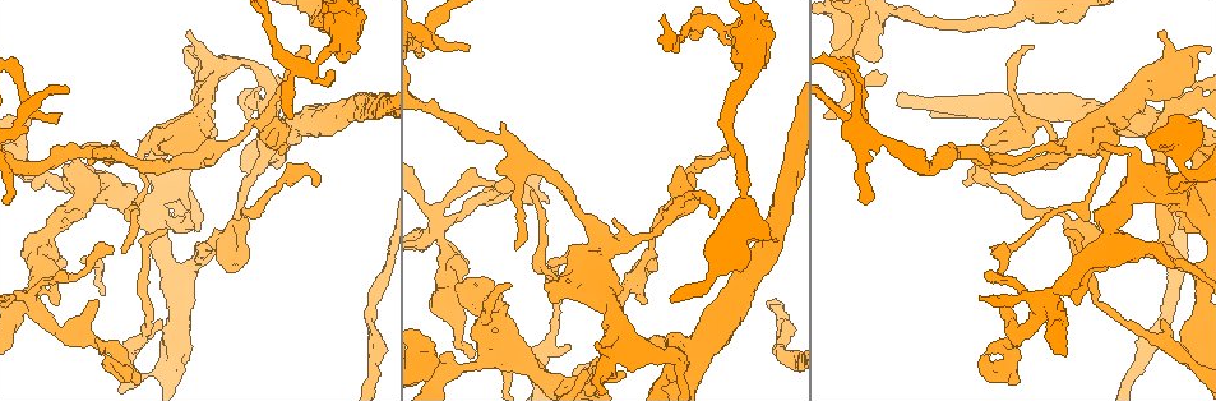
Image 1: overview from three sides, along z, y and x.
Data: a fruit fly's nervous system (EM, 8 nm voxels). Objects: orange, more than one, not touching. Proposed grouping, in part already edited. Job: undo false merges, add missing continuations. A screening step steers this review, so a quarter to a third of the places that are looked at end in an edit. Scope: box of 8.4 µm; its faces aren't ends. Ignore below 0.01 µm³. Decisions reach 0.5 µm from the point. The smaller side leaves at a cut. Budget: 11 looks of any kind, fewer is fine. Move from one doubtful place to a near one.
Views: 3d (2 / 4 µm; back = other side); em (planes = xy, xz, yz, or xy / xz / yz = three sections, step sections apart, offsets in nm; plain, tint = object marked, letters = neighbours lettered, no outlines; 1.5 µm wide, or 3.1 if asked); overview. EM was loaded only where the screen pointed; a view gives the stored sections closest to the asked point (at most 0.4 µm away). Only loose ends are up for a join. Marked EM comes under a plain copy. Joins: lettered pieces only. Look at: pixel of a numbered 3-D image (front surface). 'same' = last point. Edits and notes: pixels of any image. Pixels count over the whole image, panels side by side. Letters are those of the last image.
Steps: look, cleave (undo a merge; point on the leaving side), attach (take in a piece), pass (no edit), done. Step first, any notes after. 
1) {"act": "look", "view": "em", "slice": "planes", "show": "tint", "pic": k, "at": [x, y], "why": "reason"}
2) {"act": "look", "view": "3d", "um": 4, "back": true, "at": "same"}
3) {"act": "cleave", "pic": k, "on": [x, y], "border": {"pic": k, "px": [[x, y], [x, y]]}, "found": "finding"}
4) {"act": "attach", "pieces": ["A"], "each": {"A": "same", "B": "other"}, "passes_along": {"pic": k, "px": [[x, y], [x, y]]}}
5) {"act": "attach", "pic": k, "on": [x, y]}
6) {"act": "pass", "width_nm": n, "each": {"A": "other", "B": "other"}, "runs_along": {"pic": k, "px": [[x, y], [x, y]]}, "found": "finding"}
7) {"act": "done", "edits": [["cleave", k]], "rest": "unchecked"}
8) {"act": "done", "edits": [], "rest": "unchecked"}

{"act": "look", "view": "em", "slice": "yz", "step": 8, "show": "tint", "pic": 1, "at": [261, 166]}

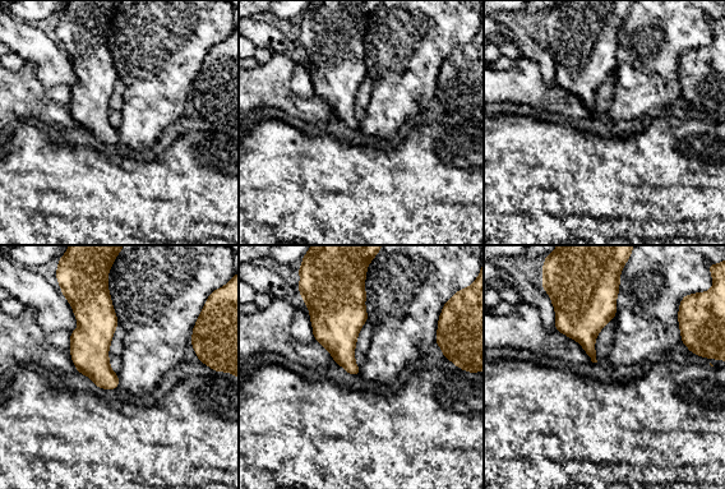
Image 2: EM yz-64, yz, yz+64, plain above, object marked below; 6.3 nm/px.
{"act": "look", "view": "em", "slice": "planes", "show": "tint", "at": "same"}

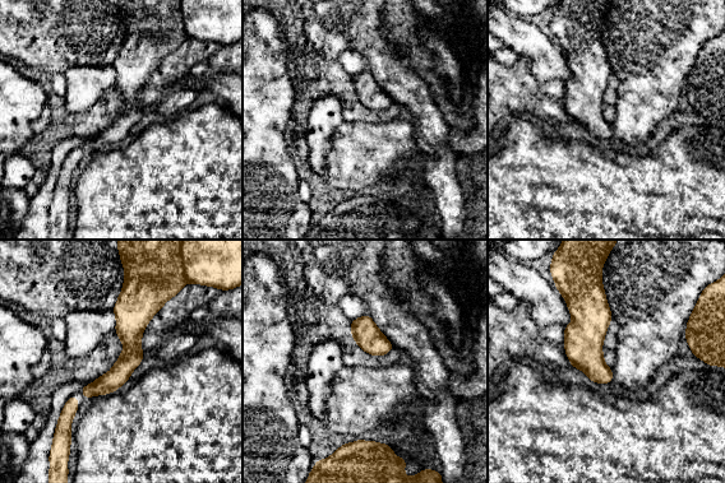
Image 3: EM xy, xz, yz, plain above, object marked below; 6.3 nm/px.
{"act": "look", "view": "em", "slice": "planes", "show": "letters", "at": "same"}

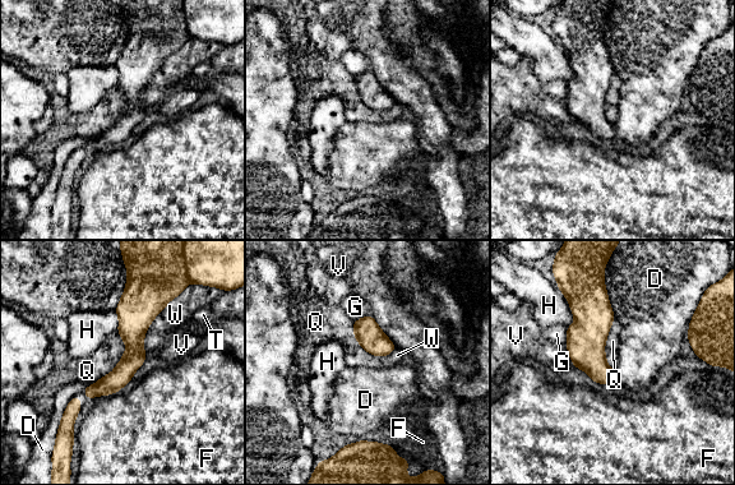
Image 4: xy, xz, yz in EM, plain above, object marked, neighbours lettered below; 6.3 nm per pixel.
{"act": "pass", "width_nm": 140, "each": {"D": "other", "F": "other", "G": "other", "H": "other", "Q": "other", "T": "other", "V": "other", "W": "other"}, "border": {"pic": 4, "px": [[118, 331], [121, 359], [84, 388]]}, "found": "all the same neuron"}

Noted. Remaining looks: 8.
{"act": "look", "view": "3d", "um": 2, "pic": 1, "at": [189, 353], "why": "thick end"}

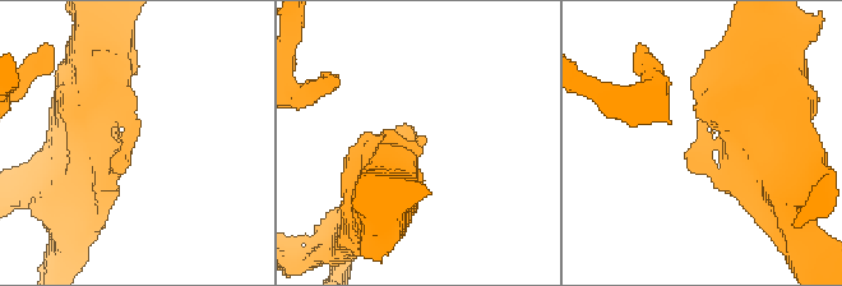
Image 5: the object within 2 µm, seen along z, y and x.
{"act": "look", "view": "em", "slice": "xy", "step": 4, "show": "tint", "pic": 5, "at": [702, 140]}

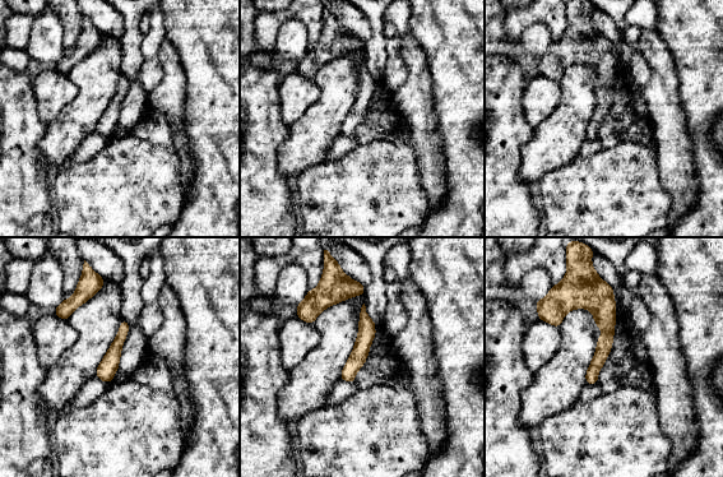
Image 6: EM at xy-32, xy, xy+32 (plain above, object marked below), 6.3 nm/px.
{"act": "look", "view": "em", "slice": "xz", "step": 4, "show": "letters", "at": "same", "why": "another direction"}

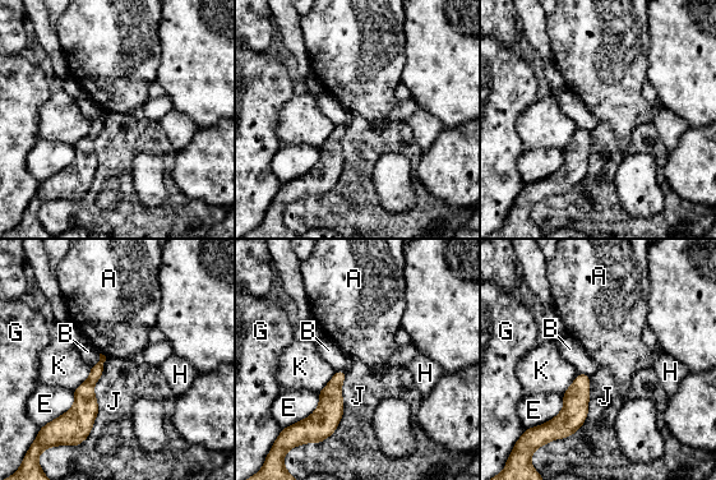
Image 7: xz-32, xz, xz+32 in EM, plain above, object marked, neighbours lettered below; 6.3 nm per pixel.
{"act": "pass", "each": {"A": "other", "B": "other", "E": "other", "G": "other", "H": "other", "J": "other", "K": "other"}, "found": "no lettered piece goes on from it"}

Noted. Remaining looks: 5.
{"act": "look", "view": "em", "slice": "planes", "show": "tint", "pic": 1, "at": [115, 354], "why": "a fork"}

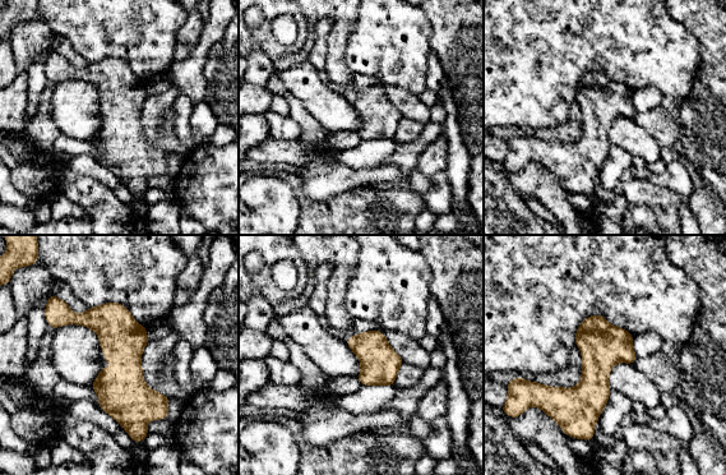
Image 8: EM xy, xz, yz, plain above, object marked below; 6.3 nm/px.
{"act": "look", "view": "em", "slice": "planes", "show": "letters", "at": "same"}

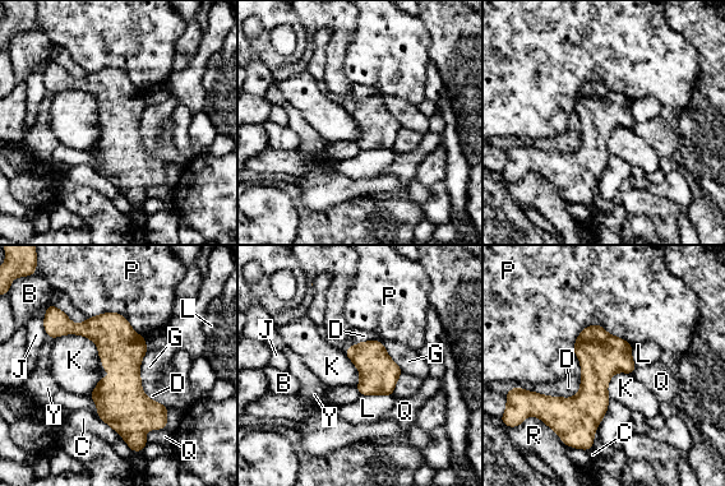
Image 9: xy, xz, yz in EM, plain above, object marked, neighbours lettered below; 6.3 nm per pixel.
{"act": "pass", "width_nm": 240, "each": {"B": "other", "C": "other", "D": "other", "G": "other", "J": "other", "K": "other", "L": "other", "P": "other", "Q": "other", "R": "other", "Y": "other"}, "found": "continuous, no second neuron"}

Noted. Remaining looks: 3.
{"act": "look", "view": "em", "slice": "planes", "show": "tint", "pic": 1, "at": [531, 192], "why": "an open end"}

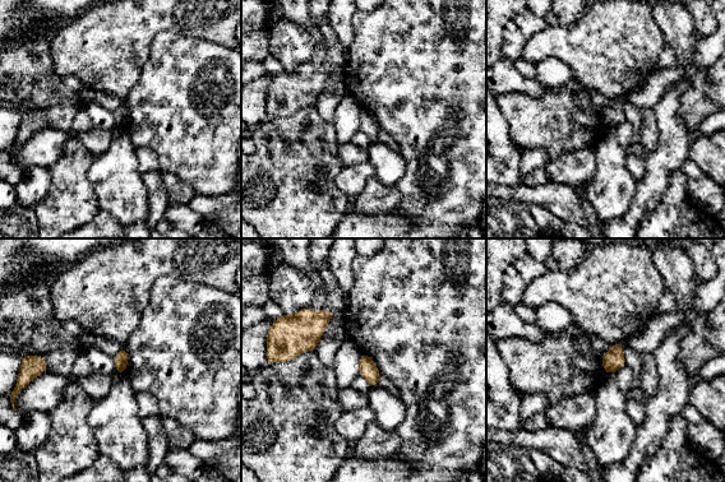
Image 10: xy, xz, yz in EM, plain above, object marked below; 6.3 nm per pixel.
{"act": "look", "view": "em", "slice": "planes", "show": "letters", "at": "same", "why": "what lies round it"}

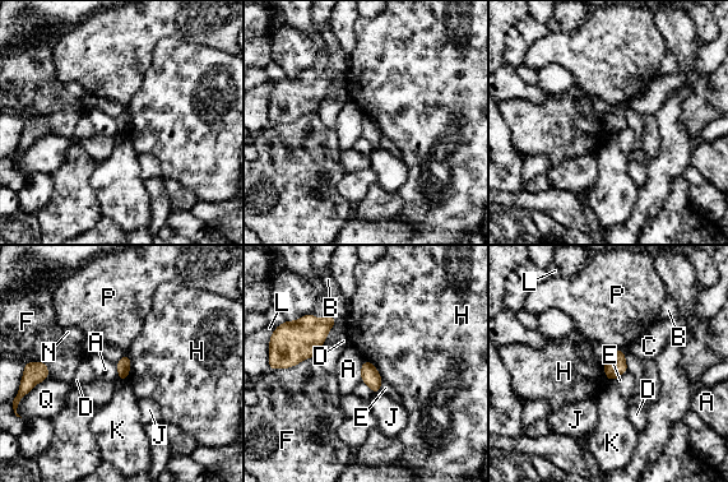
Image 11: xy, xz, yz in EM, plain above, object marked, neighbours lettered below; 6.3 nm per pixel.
{"act": "pass", "width_nm": 80, "longest_contact_nm": ["F", 260], "each": {"A": "other", "B": "other", "C": "other", "D": "other", "E": "other", "F": "other", "H": "other", "J": "other", "K": "other", "L": "other", "N": "other", "P": "other", "Q": "other"}, "found": "none of them fits"}

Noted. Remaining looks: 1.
{"act": "done", "edits": [], "rest": "unchecked"}

